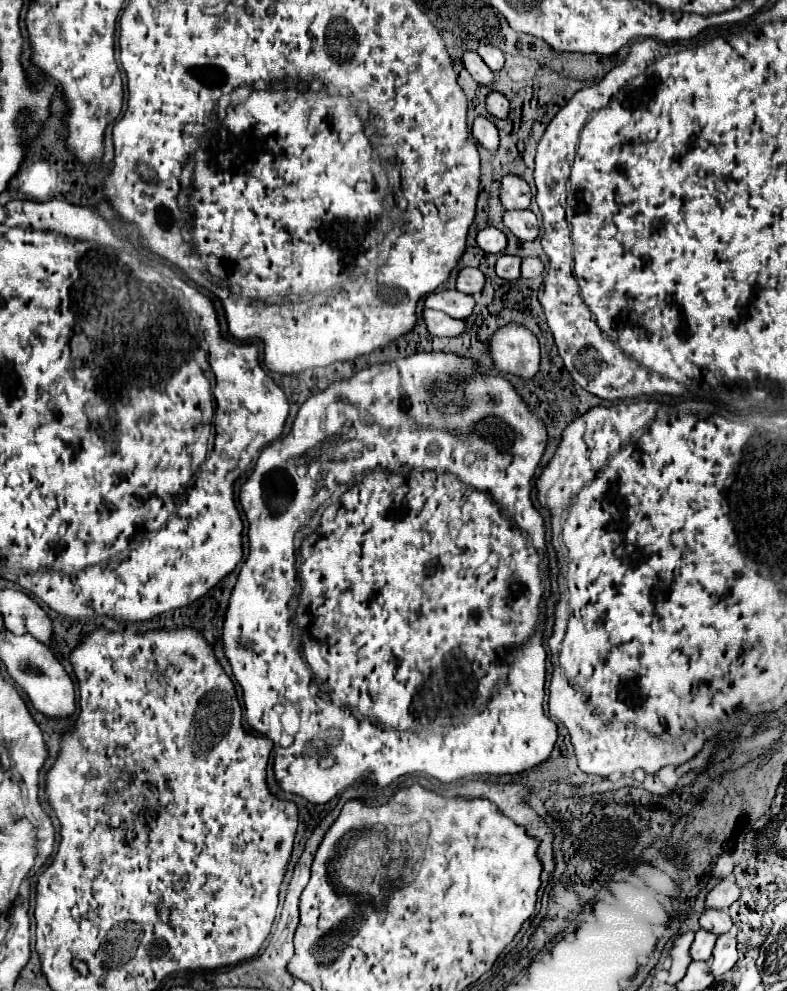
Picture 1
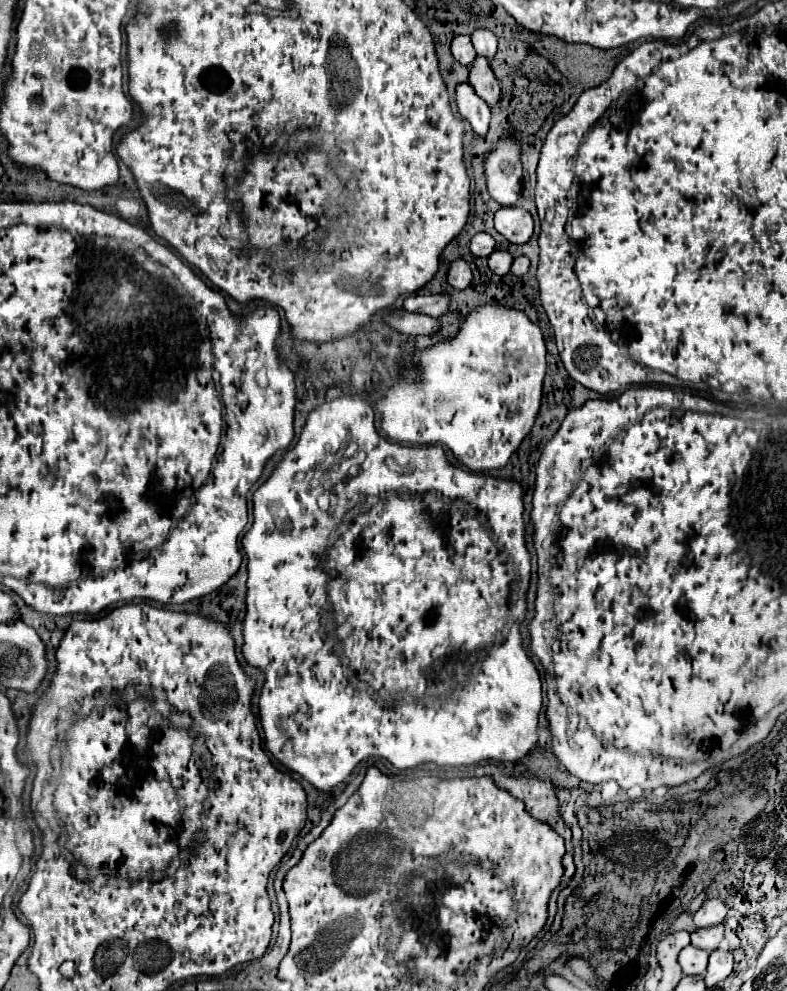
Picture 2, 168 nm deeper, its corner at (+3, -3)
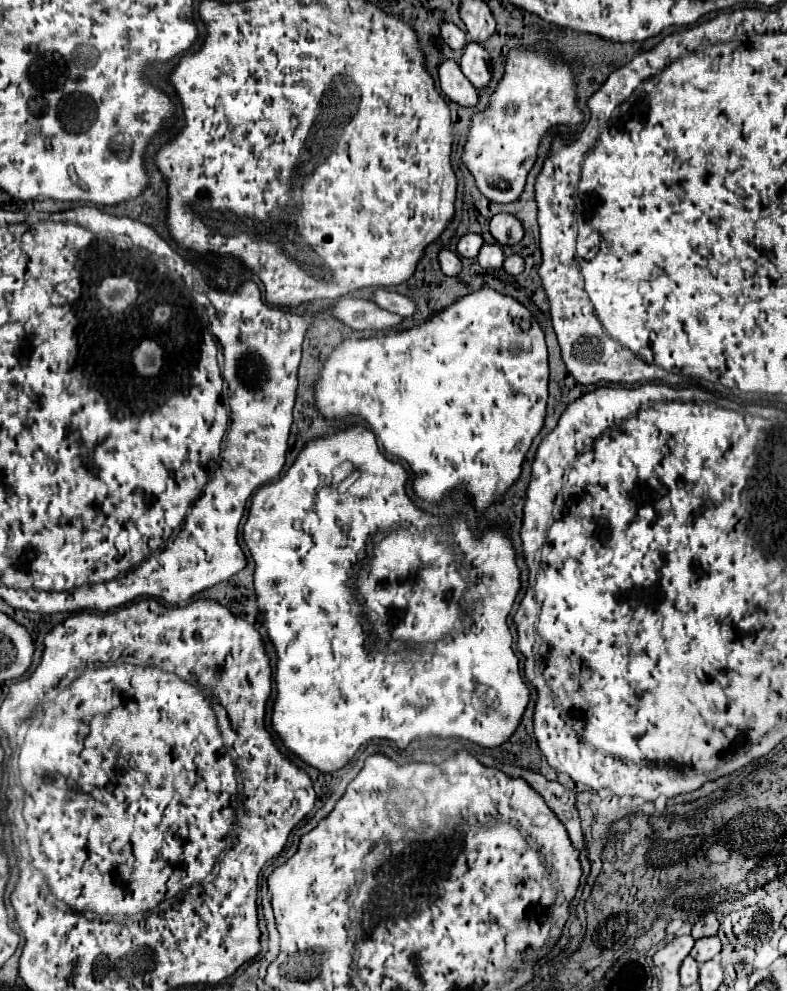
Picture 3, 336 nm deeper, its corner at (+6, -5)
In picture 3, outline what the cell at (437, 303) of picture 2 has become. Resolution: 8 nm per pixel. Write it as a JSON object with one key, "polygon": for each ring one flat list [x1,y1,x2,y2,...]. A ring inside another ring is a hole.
{"polygon":[[378,288,372,296,372,300,388,310,388,312,394,312,394,314,400,314,400,316,412,316,416,312,416,306,410,298,398,294,398,292,390,292,390,290,384,290,384,288]]}

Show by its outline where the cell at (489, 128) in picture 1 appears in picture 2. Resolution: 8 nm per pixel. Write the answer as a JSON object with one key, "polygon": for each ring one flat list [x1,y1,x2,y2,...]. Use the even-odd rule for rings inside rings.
{"polygon":[[467,82,457,84,455,100,457,100,459,114,473,126,475,134,485,136,487,128,489,128,489,118,491,118,491,108,487,106,487,102,483,98,479,98,475,94,473,86]]}

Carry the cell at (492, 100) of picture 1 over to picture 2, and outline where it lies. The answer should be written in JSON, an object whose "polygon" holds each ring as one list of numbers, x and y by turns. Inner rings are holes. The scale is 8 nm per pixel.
{"polygon":[[481,56,475,58,475,62,469,66,469,84,489,106,497,104,501,88,499,88,499,80,491,70,489,58,481,58]]}

